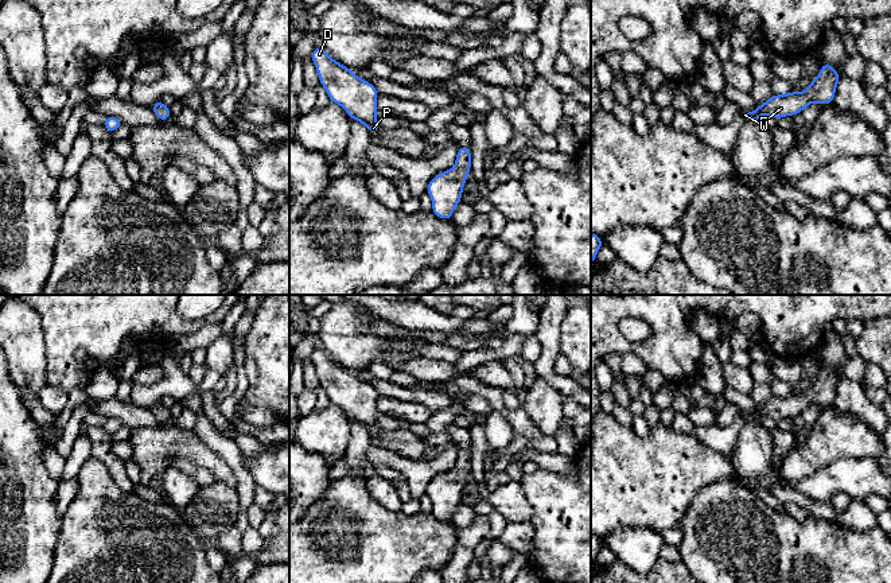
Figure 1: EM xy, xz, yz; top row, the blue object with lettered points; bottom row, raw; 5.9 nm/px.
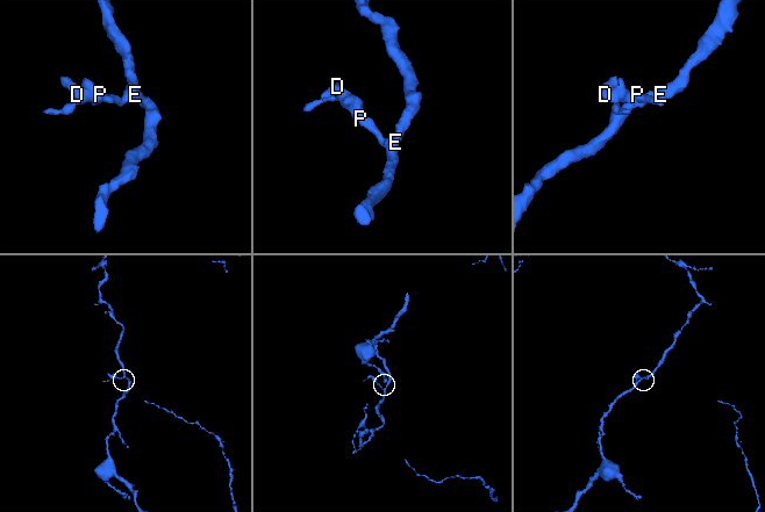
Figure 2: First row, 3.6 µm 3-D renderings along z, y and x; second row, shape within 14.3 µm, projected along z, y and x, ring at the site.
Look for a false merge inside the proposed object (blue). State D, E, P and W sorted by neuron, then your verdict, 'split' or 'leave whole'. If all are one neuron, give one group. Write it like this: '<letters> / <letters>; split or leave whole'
D E P W; leave whole

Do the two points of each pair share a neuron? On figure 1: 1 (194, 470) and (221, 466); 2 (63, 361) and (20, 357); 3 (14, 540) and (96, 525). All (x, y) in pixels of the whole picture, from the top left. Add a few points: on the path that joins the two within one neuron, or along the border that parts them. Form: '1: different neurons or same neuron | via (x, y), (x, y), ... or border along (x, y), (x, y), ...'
1: different neurons | border along (175, 458), (190, 459), (205, 467), (216, 479)
2: different neurons | border along (42, 329), (45, 339), (45, 380), (47, 384)
3: different neurons | border along (62, 517), (53, 563)

